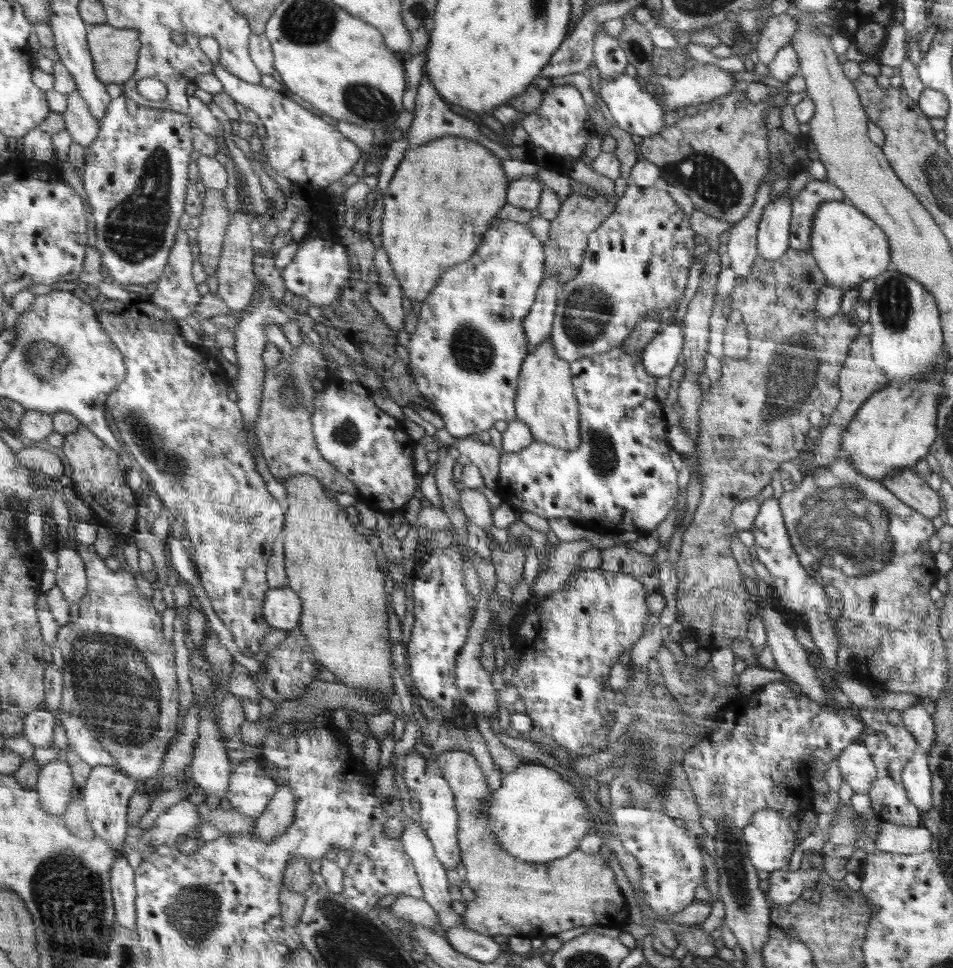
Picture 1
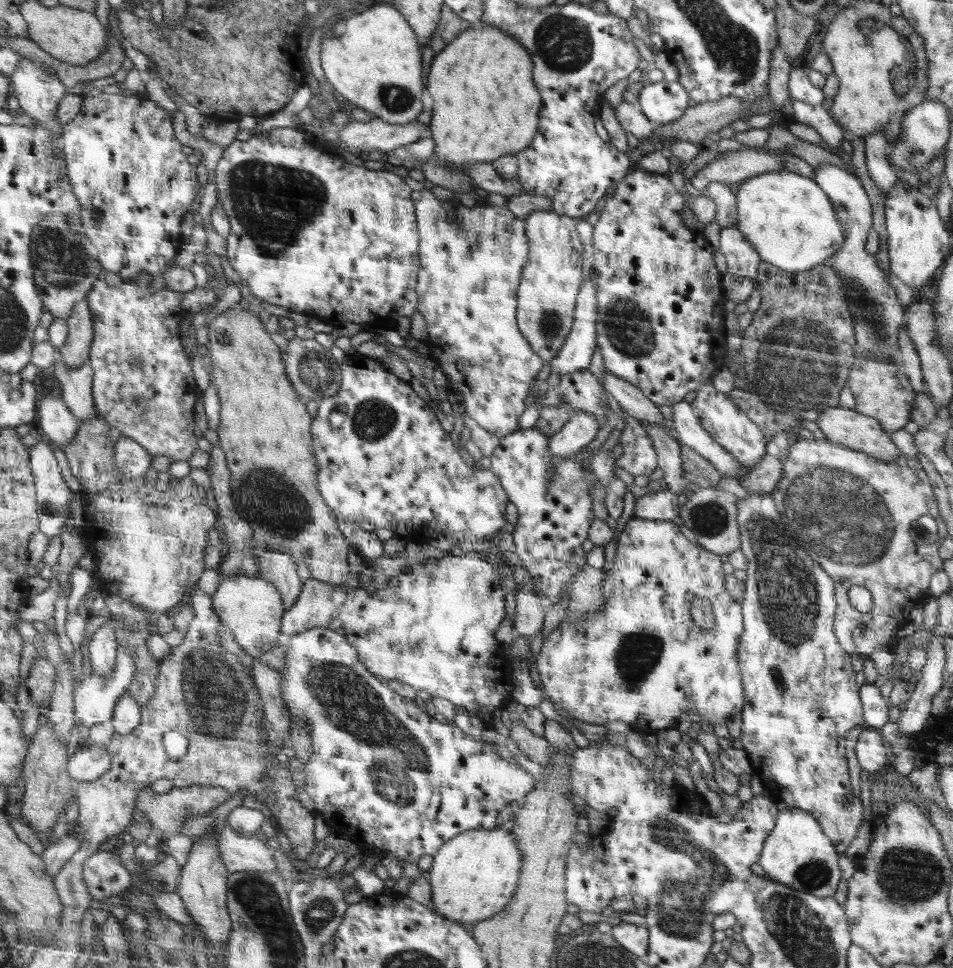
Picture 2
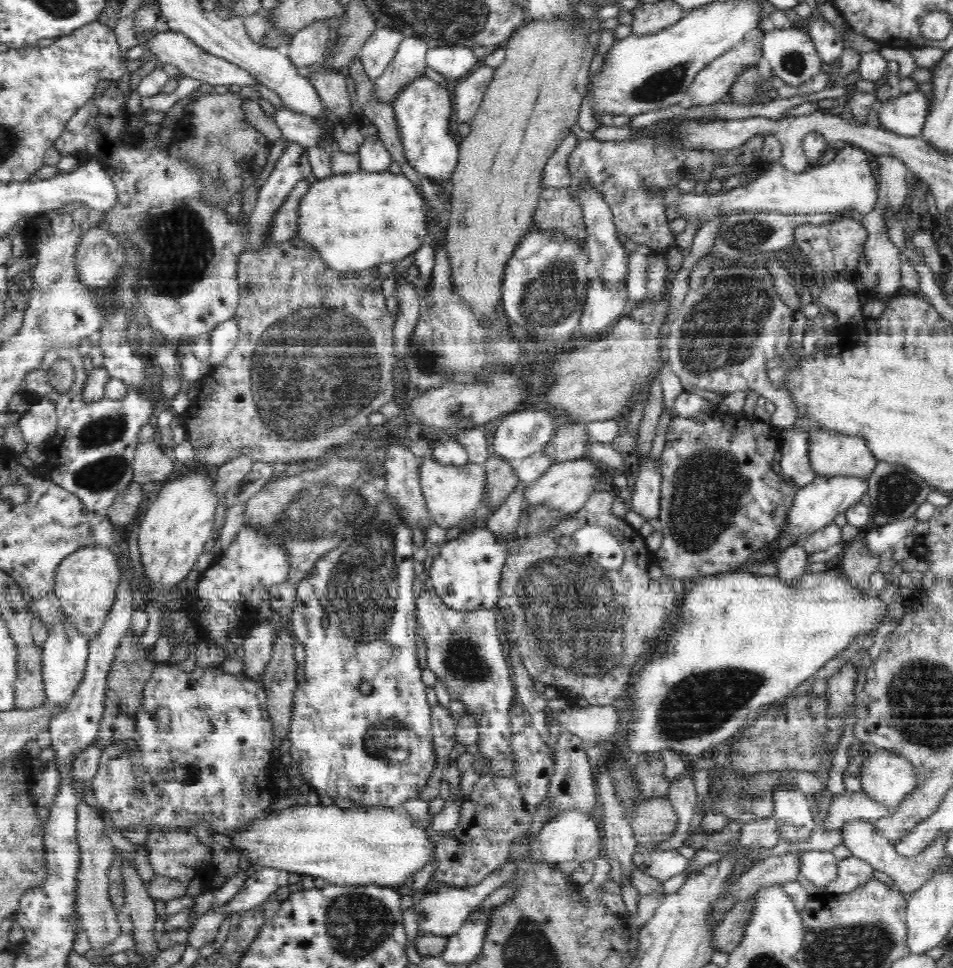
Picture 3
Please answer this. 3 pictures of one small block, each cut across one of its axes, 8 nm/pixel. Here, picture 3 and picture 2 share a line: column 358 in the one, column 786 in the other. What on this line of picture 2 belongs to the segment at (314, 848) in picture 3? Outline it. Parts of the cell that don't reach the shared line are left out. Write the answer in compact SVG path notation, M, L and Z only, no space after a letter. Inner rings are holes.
M784 809L777 814L777 826L773 829L762 850L760 866L766 876L799 891L818 898L832 896L840 882L838 850L822 830L813 814L800 809Z

